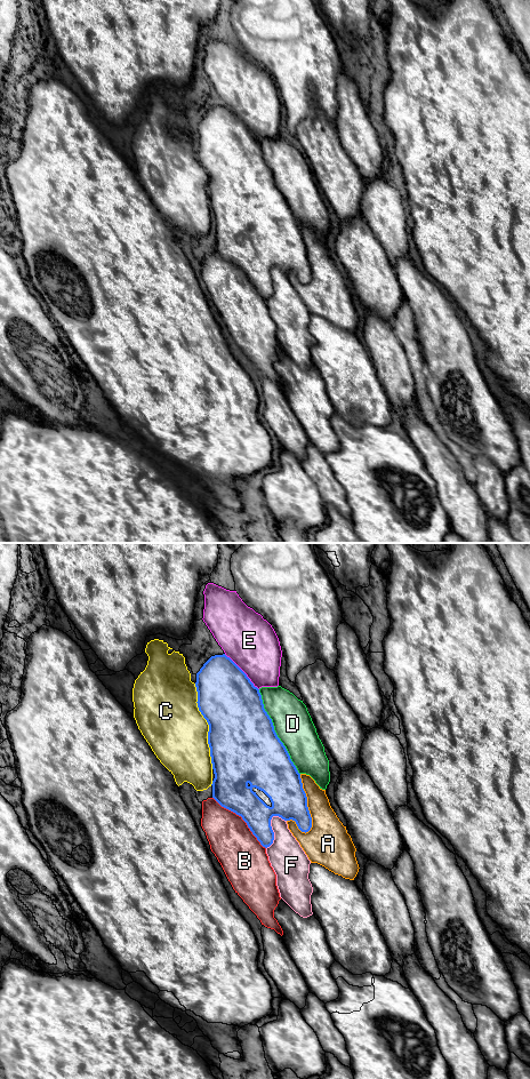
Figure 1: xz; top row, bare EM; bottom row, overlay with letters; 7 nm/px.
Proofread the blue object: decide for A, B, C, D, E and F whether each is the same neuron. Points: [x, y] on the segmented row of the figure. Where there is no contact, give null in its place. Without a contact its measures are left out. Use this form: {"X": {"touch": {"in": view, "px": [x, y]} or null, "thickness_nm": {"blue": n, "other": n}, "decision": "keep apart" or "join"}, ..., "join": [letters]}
{"A": {"touch": {"in": "xz", "px": [306, 804]}, "thickness_nm": {"blue": 280, "other": 240}, "decision": "keep apart"}, "B": {"touch": {"in": "xz", "px": [242, 818]}, "thickness_nm": {"blue": 260, "other": 320}, "decision": "keep apart"}, "C": {"touch": {"in": "xz", "px": [209, 726]}, "thickness_nm": {"blue": 480, "other": 420}, "decision": "keep apart"}, "D": {"touch": {"in": "xz", "px": [274, 732]}, "thickness_nm": {"blue": 480, "other": 280}, "decision": "keep apart"}, "E": {"touch": {"in": "xz", "px": [242, 671]}, "thickness_nm": {"blue": 420, "other": 360}, "decision": "keep apart"}, "F": {"touch": {"in": "xz", "px": [272, 830]}, "thickness_nm": {"blue": 260, "other": 260}, "decision": "keep apart"}, "join": []}

